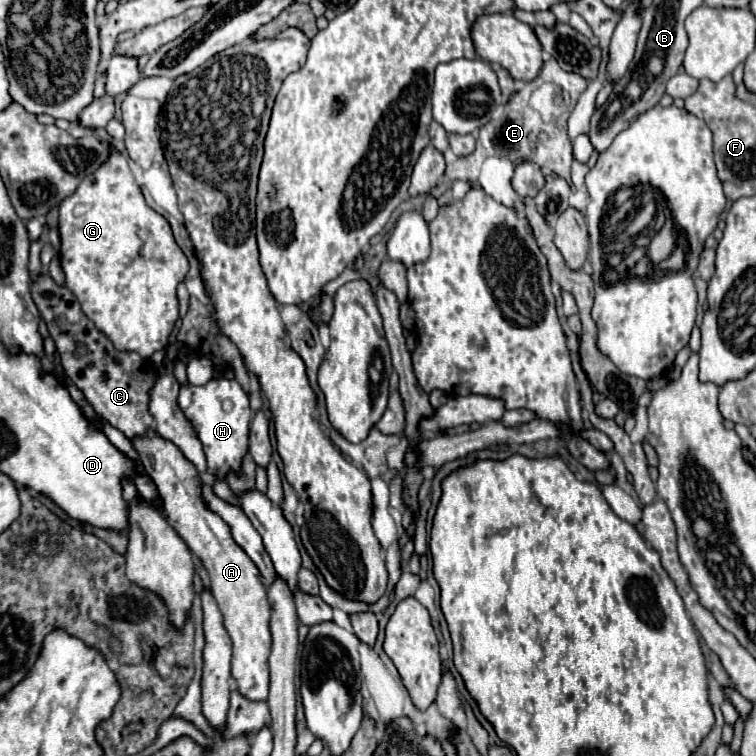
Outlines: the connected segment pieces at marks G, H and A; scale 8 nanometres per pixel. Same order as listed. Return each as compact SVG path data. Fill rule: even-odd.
M91 129L91 133L99 141L107 143L111 151L107 161L101 163L95 173L85 177L79 189L59 205L59 259L65 273L65 285L81 303L83 313L113 341L113 345L117 345L117 349L135 351L149 359L155 351L165 349L173 325L179 317L177 285L185 279L189 261L175 243L167 219L145 203L129 167L127 155L115 147L113 137L105 129Z
M225 377L211 379L209 383L205 383L201 387L187 385L187 387L181 387L179 405L181 405L183 413L189 417L189 421L193 423L193 427L203 443L209 473L211 475L217 473L219 479L223 479L227 475L227 471L239 471L241 459L249 447L249 443L247 443L249 441L249 421L253 417L253 413L249 409L249 397L241 389L241 385L235 379L225 379Z
M135 435L131 445L139 453L145 471L155 481L161 499L163 513L169 525L179 533L179 537L189 545L193 555L203 563L211 579L211 593L223 613L225 629L233 641L231 675L237 681L237 689L251 701L265 701L269 691L269 667L267 659L271 653L271 633L269 615L271 607L267 601L265 585L261 583L261 573L257 573L255 563L249 555L233 541L229 525L213 513L201 499L203 481L199 471L191 461L185 459L175 443L163 439L161 435Z

